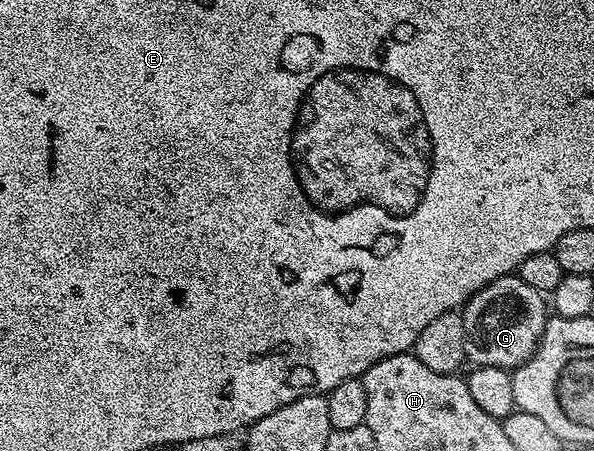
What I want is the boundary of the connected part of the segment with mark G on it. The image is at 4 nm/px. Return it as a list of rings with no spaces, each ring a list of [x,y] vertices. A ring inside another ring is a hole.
[[[510,275],[495,279],[490,285],[479,290],[470,301],[466,301],[463,306],[463,316],[465,335],[471,335],[473,339],[471,356],[468,360],[474,366],[499,367],[512,371],[537,352],[551,313],[547,308],[546,294],[535,291],[535,287],[527,287],[527,283],[523,283],[521,277]],[[483,335],[485,335],[485,349],[483,349]]]

